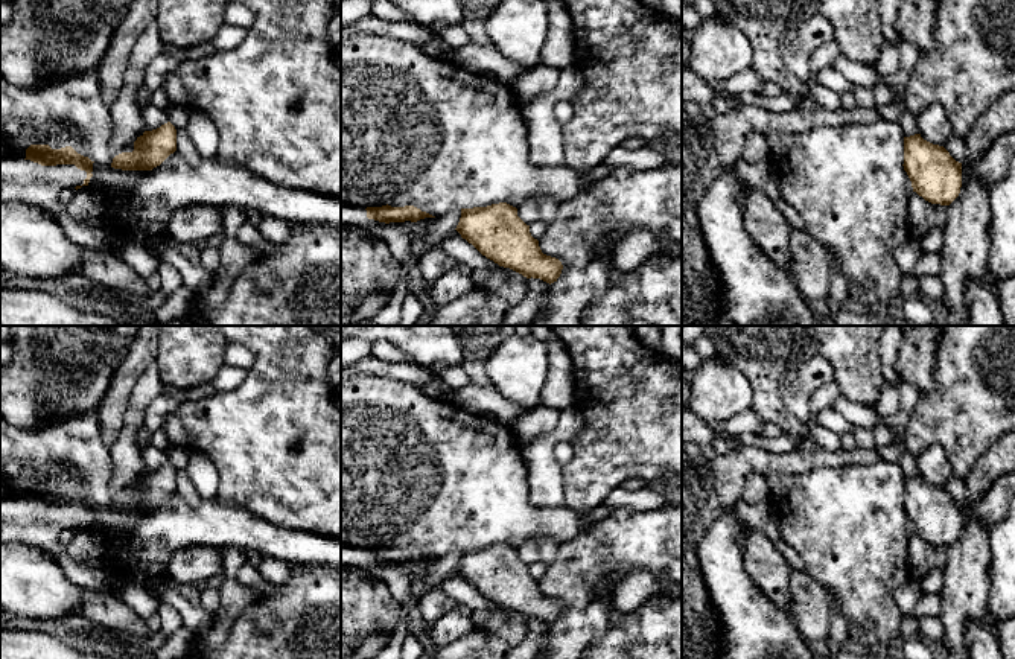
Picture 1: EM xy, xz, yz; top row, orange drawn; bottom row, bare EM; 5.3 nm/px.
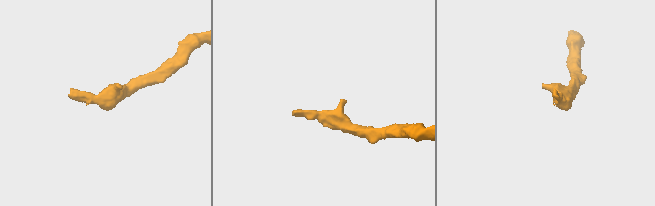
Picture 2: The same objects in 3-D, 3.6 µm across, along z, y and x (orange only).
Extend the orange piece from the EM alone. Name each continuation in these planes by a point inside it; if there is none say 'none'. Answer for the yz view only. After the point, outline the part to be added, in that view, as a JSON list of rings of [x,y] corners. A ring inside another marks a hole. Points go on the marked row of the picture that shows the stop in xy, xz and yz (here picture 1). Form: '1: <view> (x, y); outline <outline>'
none

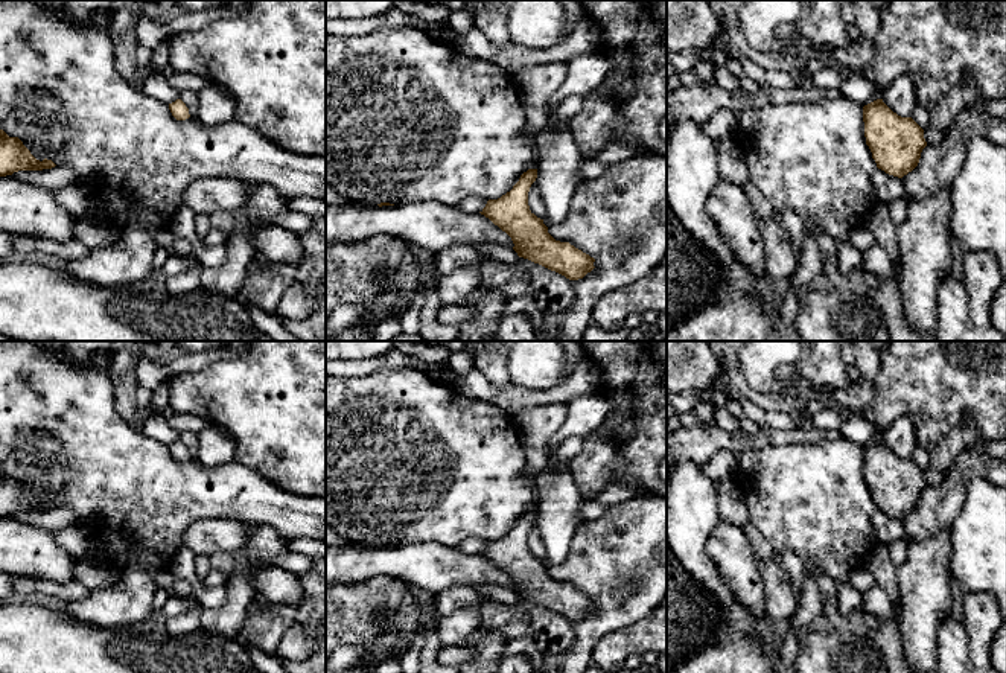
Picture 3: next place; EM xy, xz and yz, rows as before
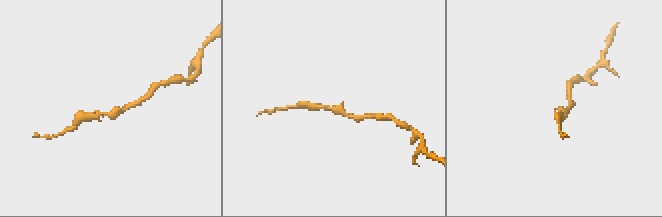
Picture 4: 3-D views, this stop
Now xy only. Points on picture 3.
none

